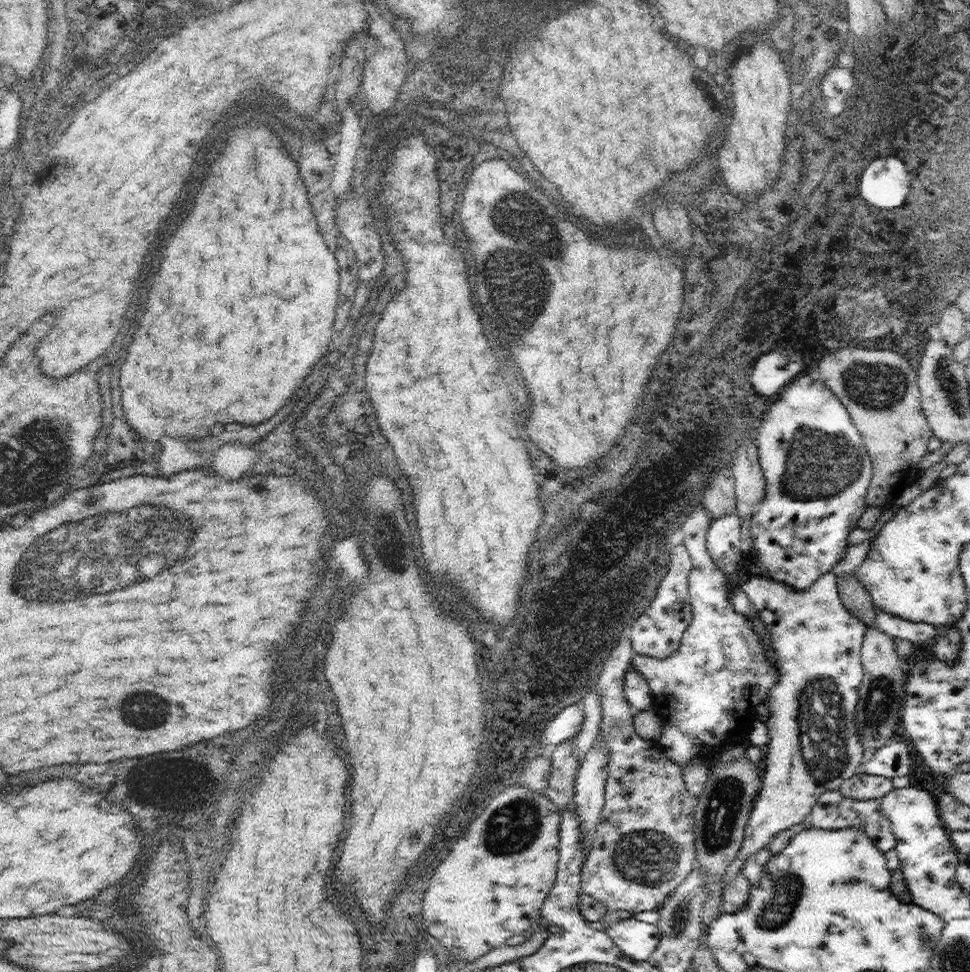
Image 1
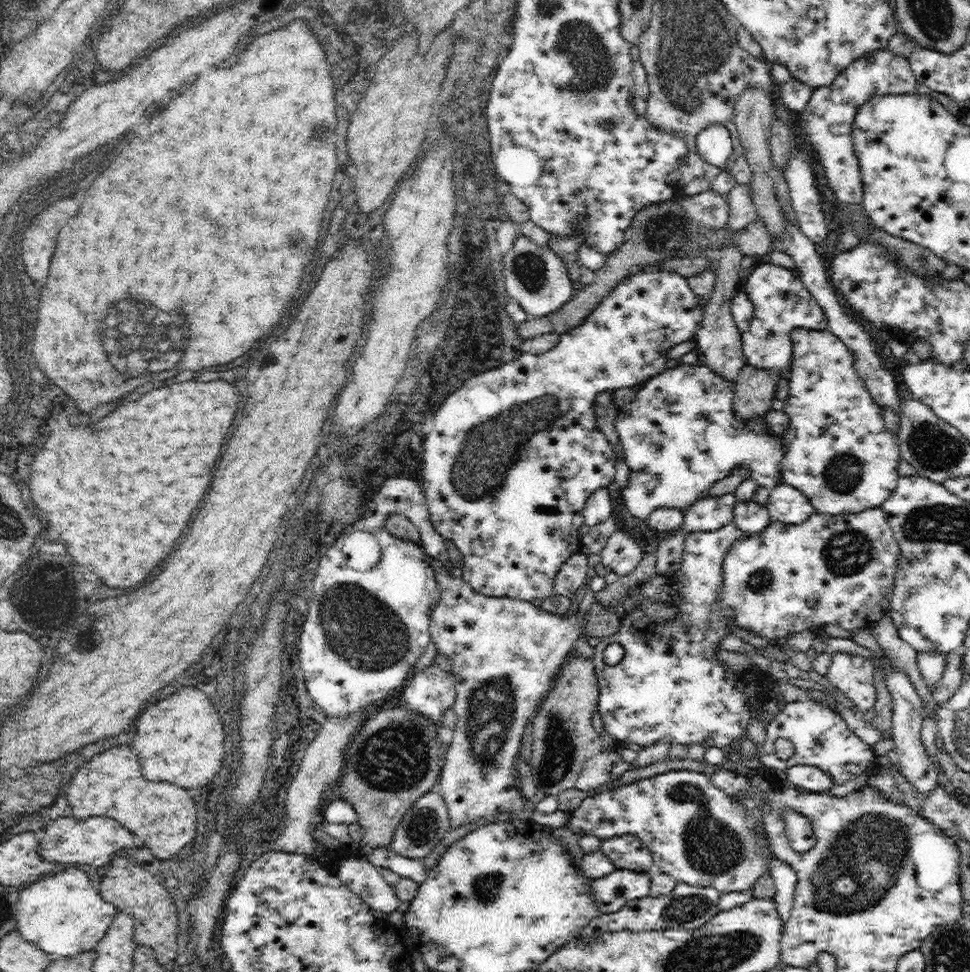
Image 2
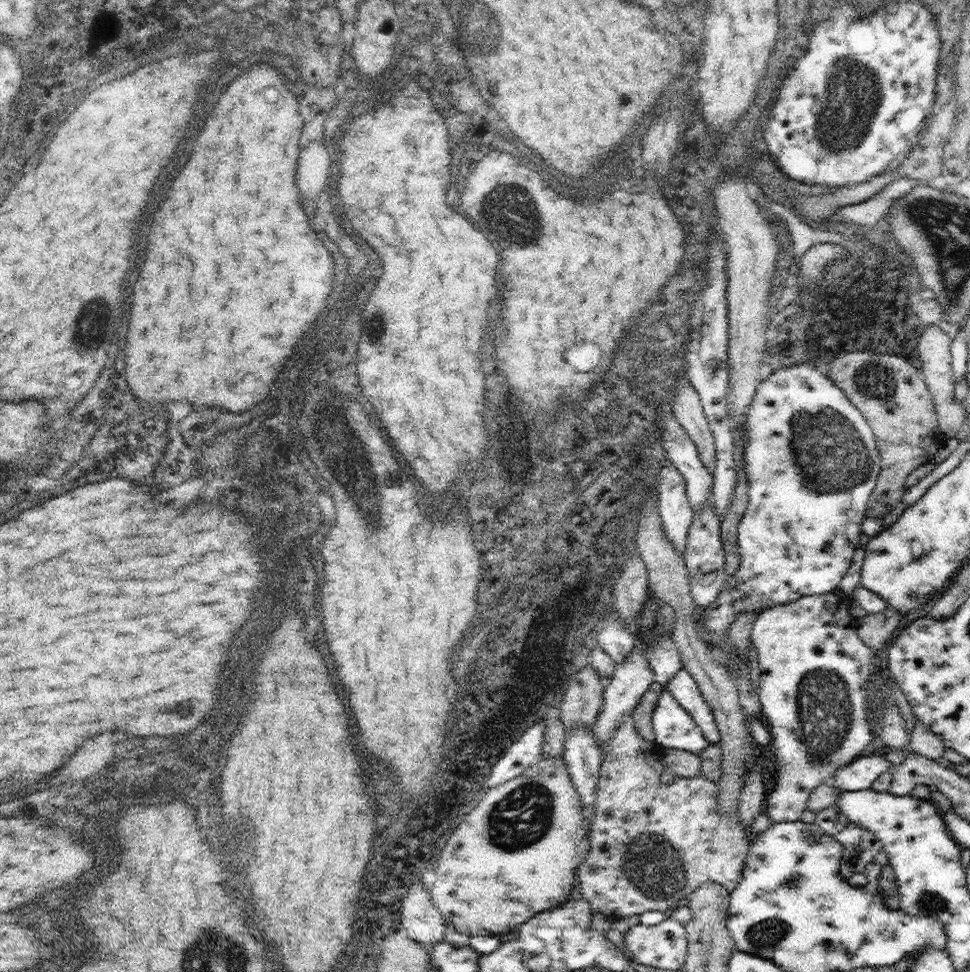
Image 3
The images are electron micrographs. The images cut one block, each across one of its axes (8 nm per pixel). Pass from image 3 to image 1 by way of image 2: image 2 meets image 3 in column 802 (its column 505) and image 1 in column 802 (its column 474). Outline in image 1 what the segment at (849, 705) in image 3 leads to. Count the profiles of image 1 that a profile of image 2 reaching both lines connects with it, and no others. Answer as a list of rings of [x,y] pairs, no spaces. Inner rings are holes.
[[[825,572],[805,592],[793,592],[781,582],[757,576],[741,574],[741,580],[741,592],[747,596],[749,602],[753,602],[753,608],[757,610],[757,616],[769,634],[767,648],[773,664],[777,666],[777,682],[769,690],[765,708],[765,726],[769,730],[769,742],[765,742],[767,754],[763,756],[763,784],[749,814],[749,822],[741,840],[741,850],[725,870],[723,890],[727,882],[743,870],[743,864],[747,862],[747,858],[751,858],[751,854],[761,852],[761,848],[767,848],[769,840],[777,832],[799,826],[801,820],[809,816],[809,812],[817,804],[817,798],[823,792],[837,790],[843,780],[855,776],[855,768],[859,766],[861,754],[865,750],[859,738],[859,730],[855,726],[855,708],[859,700],[859,684],[863,680],[861,642],[867,626],[855,616],[851,616],[839,600],[833,572]]]

